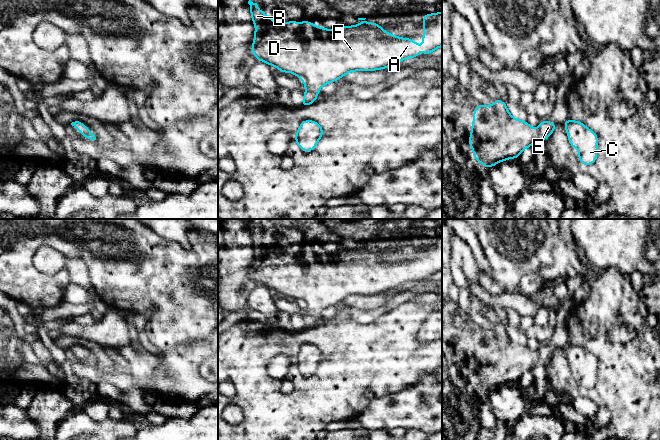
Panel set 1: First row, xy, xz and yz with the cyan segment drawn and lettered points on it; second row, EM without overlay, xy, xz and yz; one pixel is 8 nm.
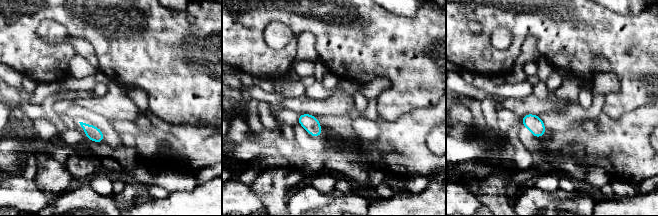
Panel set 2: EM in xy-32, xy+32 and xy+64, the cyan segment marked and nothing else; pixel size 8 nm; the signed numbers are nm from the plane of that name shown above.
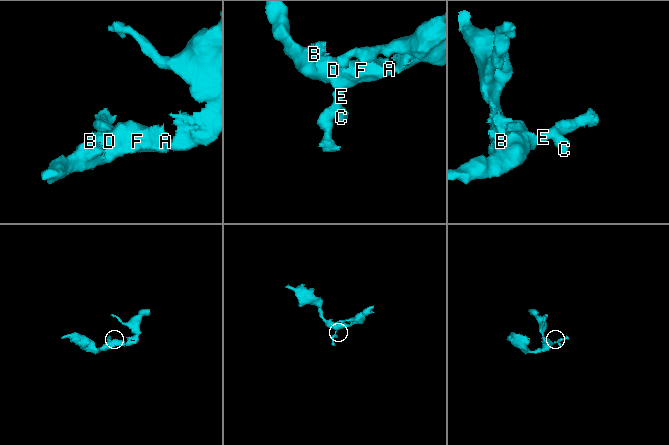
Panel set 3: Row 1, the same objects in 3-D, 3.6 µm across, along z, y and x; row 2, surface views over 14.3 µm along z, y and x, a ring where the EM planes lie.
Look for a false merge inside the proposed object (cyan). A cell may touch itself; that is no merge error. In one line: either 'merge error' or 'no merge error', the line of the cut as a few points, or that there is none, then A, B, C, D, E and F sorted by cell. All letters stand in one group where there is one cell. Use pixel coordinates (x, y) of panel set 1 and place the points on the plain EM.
no merge error | no cut | A B C D E F

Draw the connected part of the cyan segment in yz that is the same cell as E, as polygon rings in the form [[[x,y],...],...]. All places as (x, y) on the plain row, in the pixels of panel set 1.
[[[496,322],[491,330],[478,328],[475,332],[468,367],[472,371],[474,384],[489,393],[501,385],[518,383],[521,376],[527,371],[532,371],[538,362],[546,365],[557,349],[550,345],[540,345],[539,352],[535,354],[526,345],[513,342],[507,334],[507,328]]]

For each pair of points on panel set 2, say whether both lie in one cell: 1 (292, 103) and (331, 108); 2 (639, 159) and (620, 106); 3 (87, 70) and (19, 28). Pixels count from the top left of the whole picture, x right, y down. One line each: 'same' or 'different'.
1: same
2: different
3: different

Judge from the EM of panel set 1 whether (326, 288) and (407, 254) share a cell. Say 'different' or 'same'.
same

